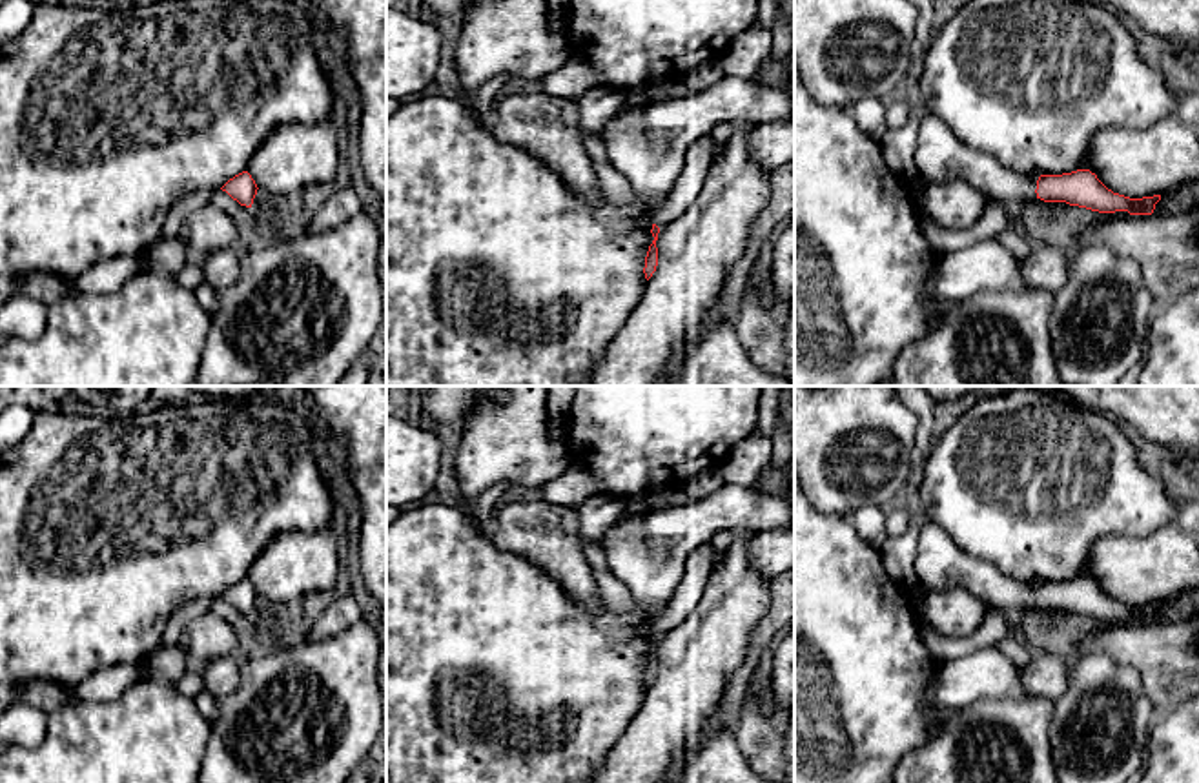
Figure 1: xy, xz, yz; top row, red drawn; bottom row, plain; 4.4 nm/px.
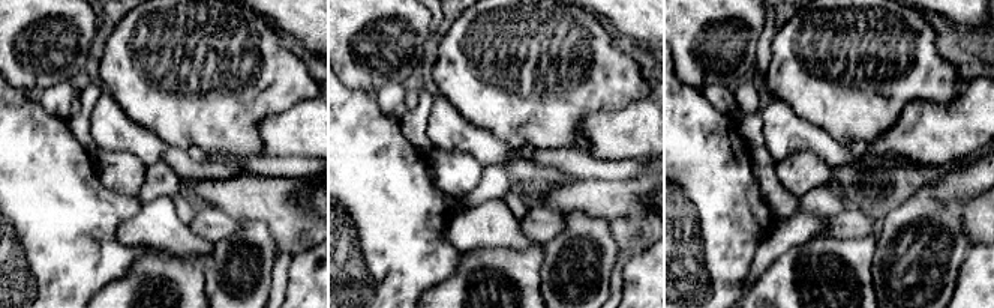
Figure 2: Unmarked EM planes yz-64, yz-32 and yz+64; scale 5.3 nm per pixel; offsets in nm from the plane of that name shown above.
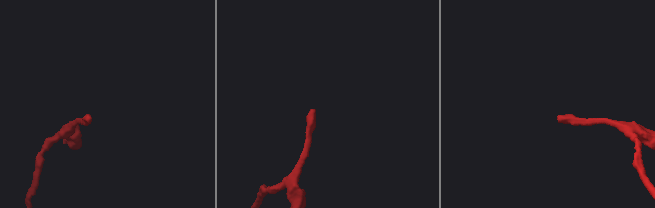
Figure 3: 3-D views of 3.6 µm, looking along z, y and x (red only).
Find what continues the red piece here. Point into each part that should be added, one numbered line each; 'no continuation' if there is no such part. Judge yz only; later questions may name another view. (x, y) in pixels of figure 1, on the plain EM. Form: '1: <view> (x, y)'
1: yz (941, 563)

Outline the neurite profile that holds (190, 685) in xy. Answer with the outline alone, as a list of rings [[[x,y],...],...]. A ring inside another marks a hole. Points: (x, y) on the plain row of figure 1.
[[[186,672],[180,681],[175,683],[182,696],[197,697],[204,690],[202,676]]]

